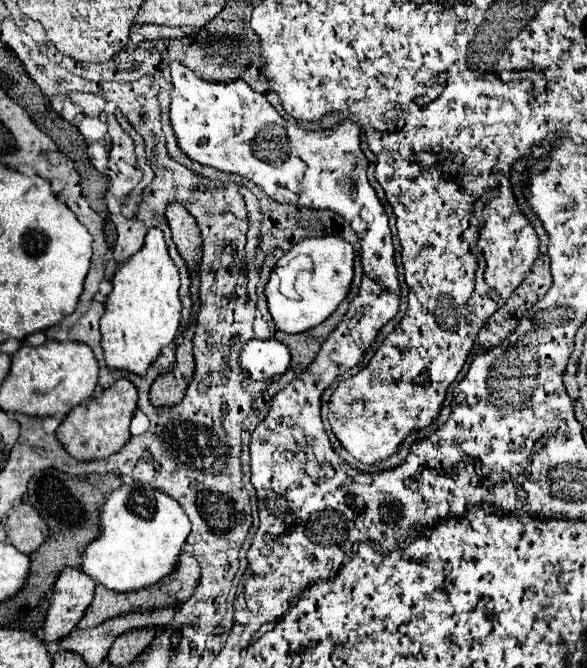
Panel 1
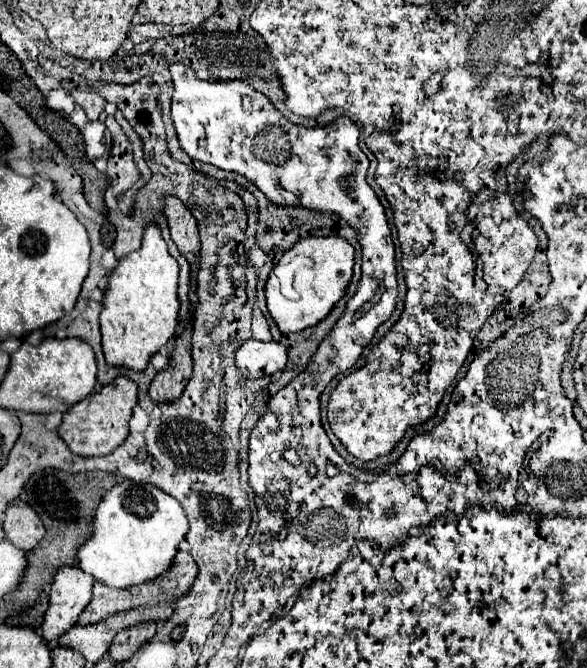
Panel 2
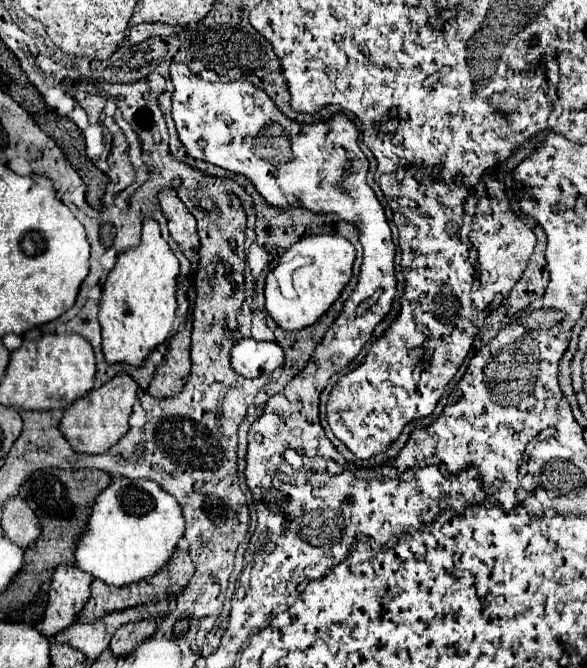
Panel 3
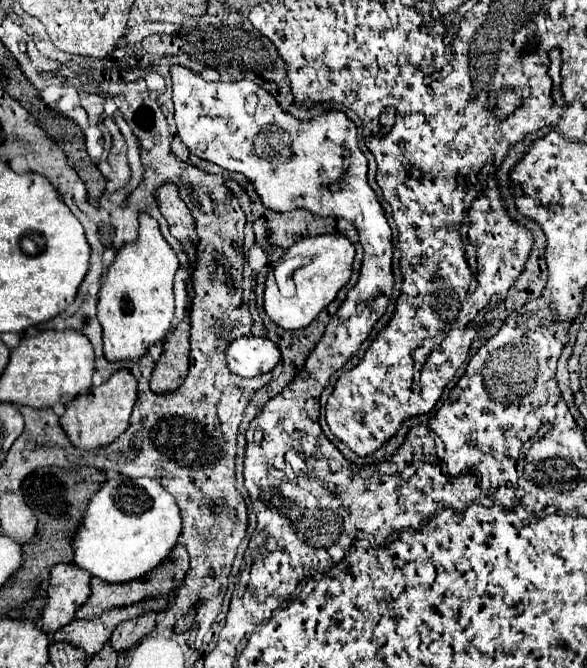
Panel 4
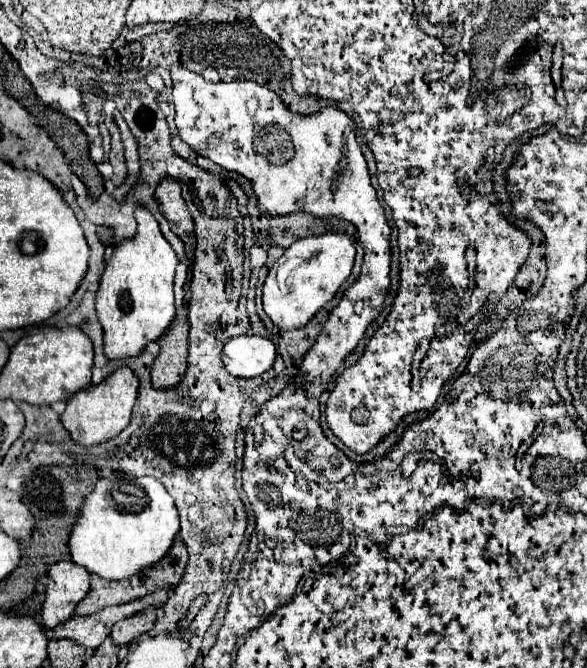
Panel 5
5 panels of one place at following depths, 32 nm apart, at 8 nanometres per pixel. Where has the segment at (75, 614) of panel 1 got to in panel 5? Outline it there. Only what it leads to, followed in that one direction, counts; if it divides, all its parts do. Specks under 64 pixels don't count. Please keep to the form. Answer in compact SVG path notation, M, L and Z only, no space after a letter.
M56 562L48 566L46 600L42 606L42 624L54 628L72 616L76 604L88 594L88 570L74 562Z

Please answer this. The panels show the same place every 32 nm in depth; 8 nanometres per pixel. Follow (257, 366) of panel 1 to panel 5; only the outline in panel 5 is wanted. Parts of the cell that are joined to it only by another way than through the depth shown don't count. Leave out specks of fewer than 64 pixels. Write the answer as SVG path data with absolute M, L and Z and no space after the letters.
M234 336L222 348L222 362L228 374L240 378L260 376L272 368L276 346L262 336Z

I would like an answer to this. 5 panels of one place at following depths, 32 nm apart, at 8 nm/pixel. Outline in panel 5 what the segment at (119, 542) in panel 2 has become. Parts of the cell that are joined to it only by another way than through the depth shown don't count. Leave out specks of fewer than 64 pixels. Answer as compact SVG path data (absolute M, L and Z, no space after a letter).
M112 470L110 478L100 476L94 484L94 490L84 498L84 504L78 512L78 520L70 530L68 548L72 560L84 566L88 572L98 574L100 578L106 580L122 580L122 578L130 578L136 572L142 572L150 564L164 558L178 530L180 530L180 520L174 500L156 478L132 476L128 472Z

